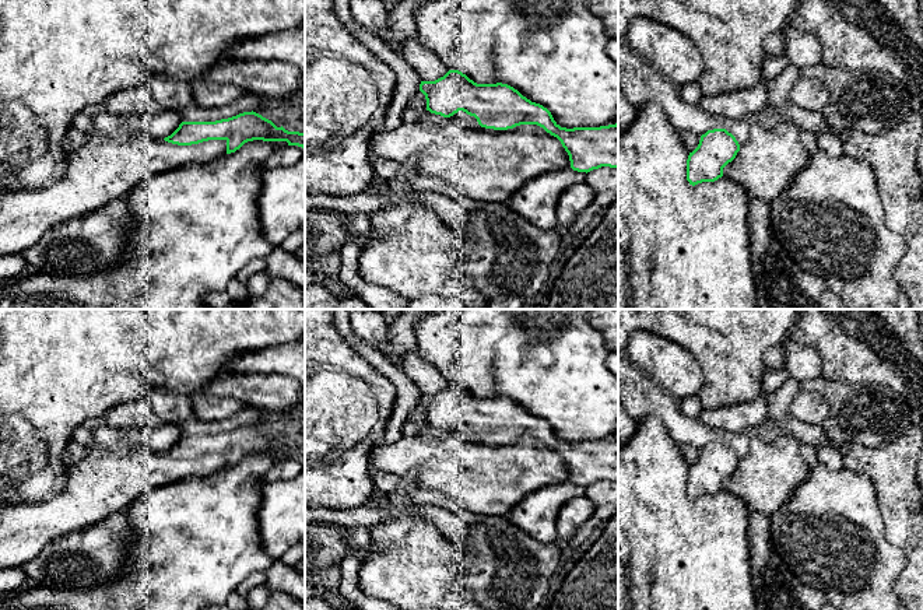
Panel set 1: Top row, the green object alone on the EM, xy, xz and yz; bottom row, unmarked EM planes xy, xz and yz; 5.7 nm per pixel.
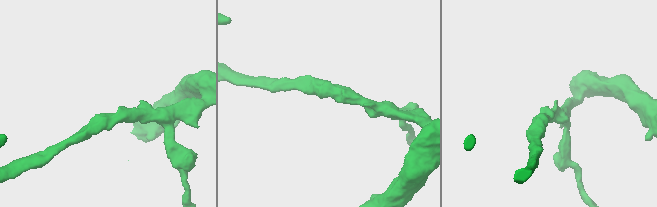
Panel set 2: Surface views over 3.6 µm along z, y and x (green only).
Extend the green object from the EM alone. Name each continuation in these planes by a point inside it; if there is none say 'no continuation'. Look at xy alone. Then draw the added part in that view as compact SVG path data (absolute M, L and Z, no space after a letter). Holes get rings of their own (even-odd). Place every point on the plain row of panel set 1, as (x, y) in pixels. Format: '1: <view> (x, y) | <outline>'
no continuation

